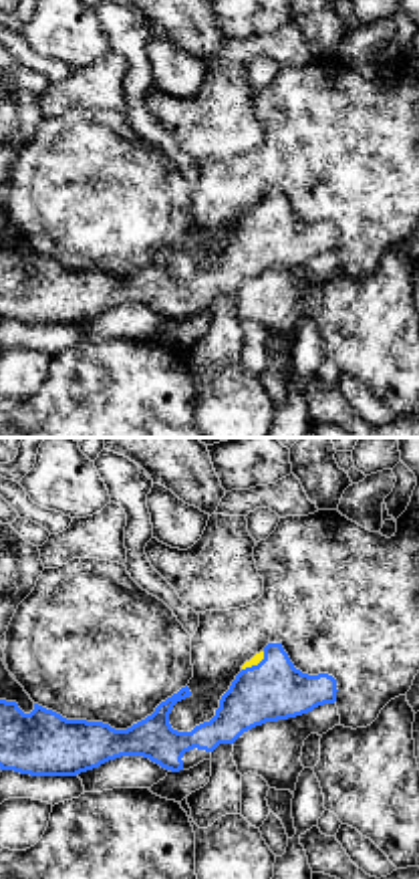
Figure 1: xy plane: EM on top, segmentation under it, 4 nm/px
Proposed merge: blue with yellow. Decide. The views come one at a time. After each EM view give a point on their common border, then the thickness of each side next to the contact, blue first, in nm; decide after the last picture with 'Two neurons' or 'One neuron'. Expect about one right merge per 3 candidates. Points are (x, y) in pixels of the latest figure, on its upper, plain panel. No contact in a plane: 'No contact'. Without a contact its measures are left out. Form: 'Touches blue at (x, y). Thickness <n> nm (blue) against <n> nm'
Touches blue at (254, 214). Thickness 240 nm (blue) against 40 nm

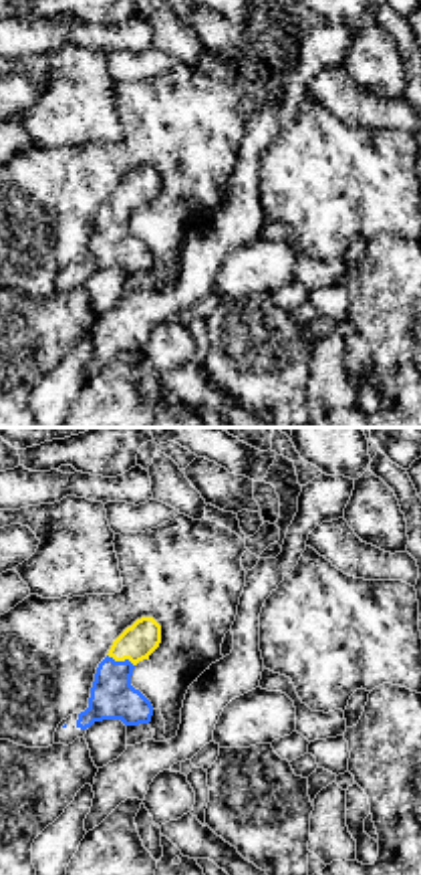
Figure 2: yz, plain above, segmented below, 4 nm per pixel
Touches blue at (121, 210). Thickness 180 nm (blue) against 140 nm

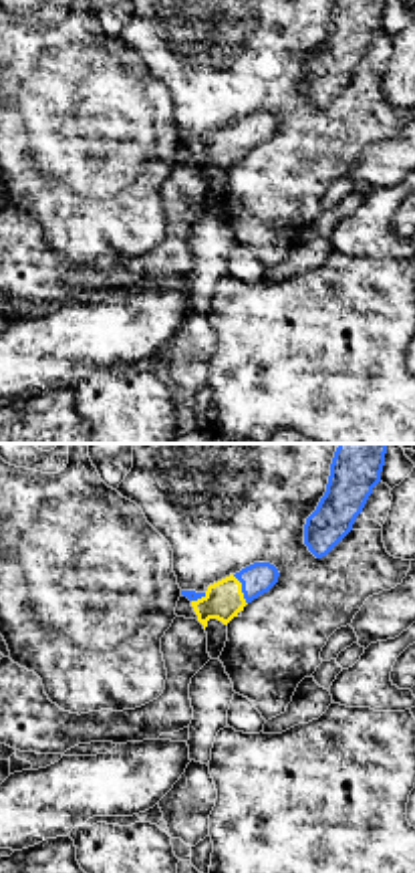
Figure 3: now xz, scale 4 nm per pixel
Touches blue at (242, 138). Thickness 130 nm (blue) against 160 nm

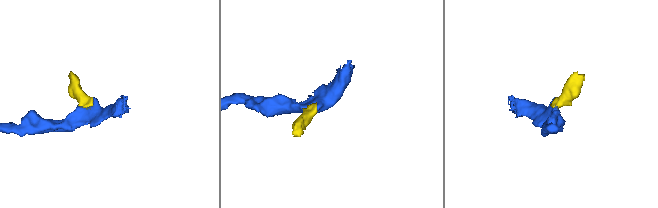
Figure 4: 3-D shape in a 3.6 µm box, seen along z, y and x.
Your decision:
One neuron

